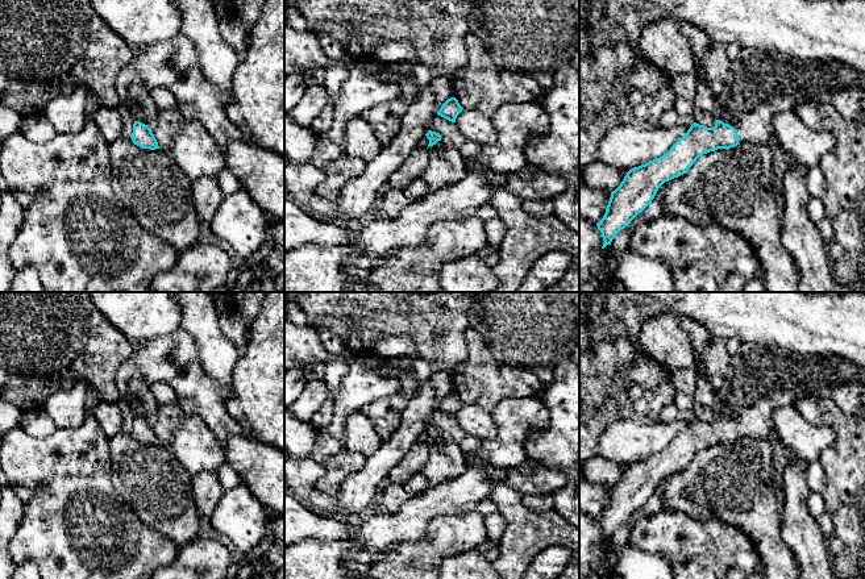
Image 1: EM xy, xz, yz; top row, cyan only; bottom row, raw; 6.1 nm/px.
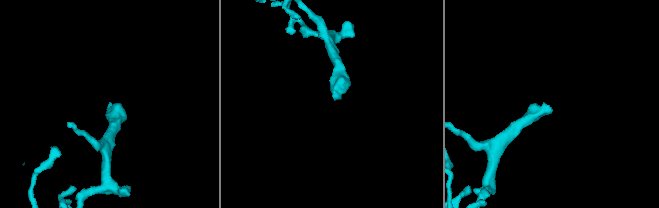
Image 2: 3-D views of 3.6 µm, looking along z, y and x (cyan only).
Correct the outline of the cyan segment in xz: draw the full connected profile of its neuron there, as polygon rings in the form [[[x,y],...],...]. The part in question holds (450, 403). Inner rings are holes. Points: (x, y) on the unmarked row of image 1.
[[[456,392],[448,393],[437,407],[438,411],[456,417],[457,411],[462,407],[462,401],[459,400]]]

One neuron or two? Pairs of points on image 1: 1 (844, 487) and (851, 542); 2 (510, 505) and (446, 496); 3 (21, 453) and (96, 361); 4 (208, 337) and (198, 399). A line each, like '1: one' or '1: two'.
1: one
2: two
3: two
4: two

